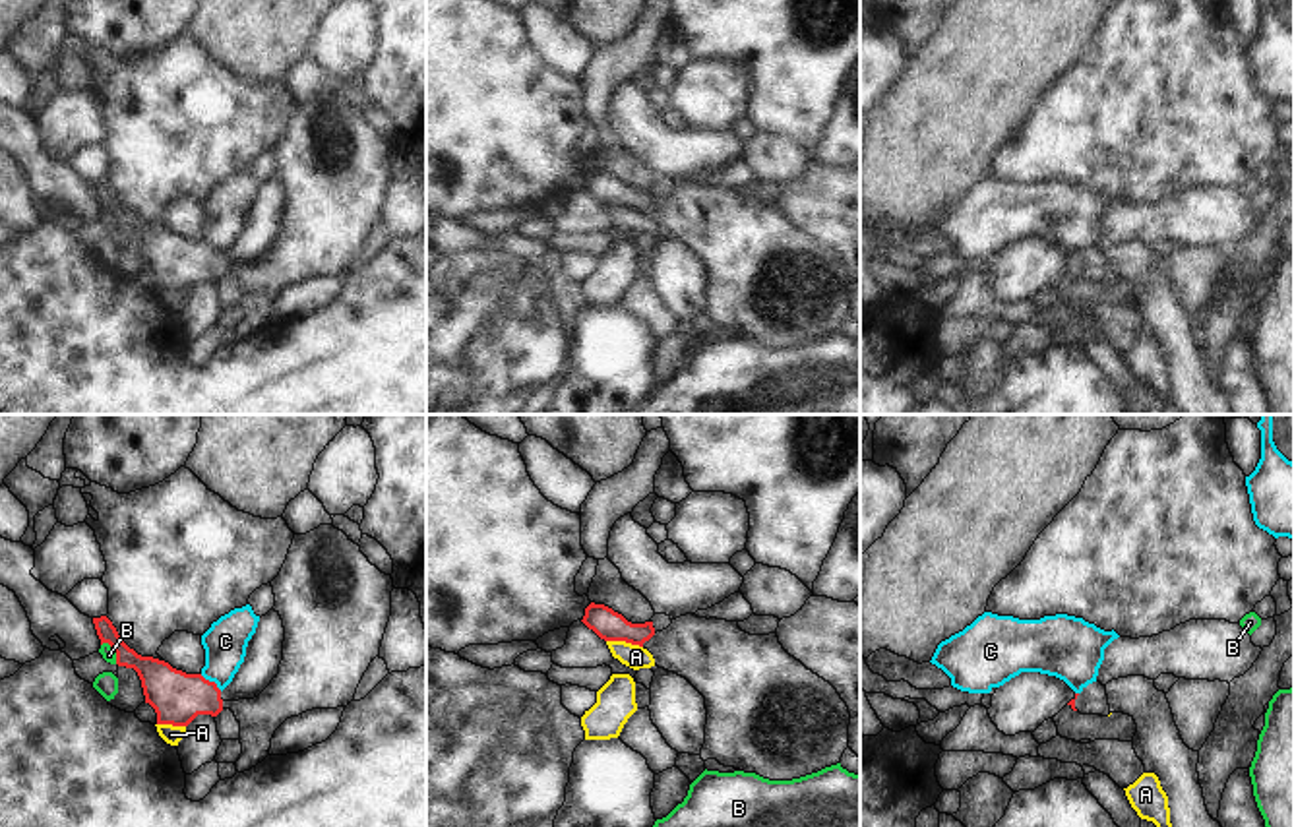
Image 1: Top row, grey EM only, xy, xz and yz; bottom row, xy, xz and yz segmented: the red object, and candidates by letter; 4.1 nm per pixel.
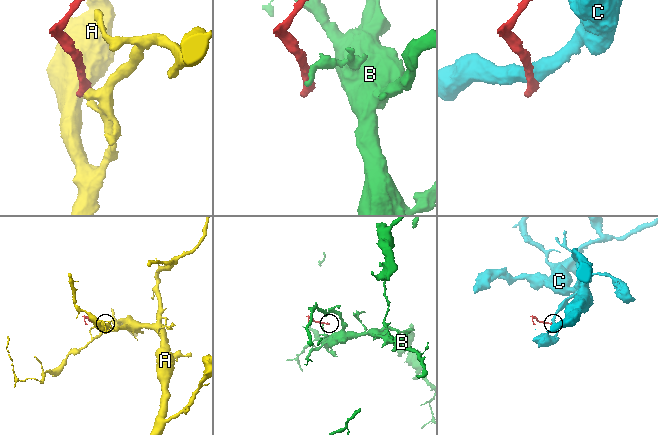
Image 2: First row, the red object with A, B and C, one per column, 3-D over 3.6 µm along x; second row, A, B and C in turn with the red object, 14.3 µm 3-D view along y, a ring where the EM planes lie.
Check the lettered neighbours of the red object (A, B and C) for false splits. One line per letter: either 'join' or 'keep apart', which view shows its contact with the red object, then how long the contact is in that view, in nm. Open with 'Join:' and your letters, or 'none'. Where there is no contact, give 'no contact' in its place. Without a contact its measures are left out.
Join: none
A: keep apart | xz | 160 nm
B: keep apart | xy | 110 nm
C: keep apart | xy | 120 nm

